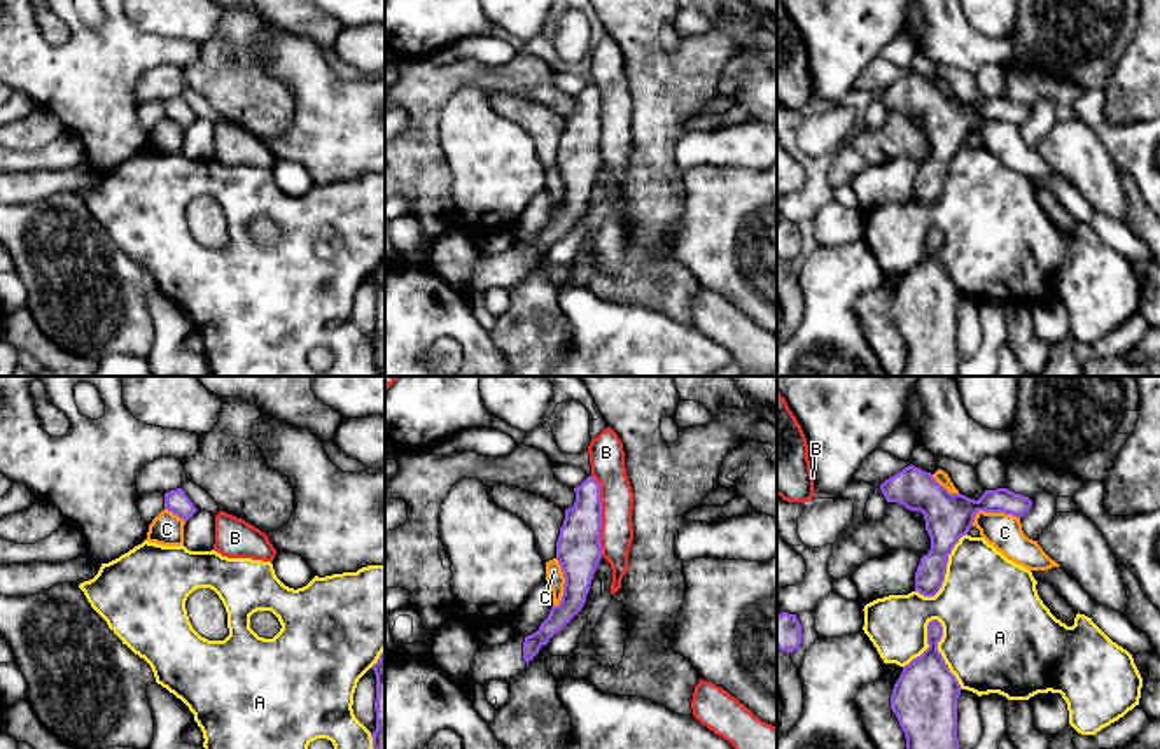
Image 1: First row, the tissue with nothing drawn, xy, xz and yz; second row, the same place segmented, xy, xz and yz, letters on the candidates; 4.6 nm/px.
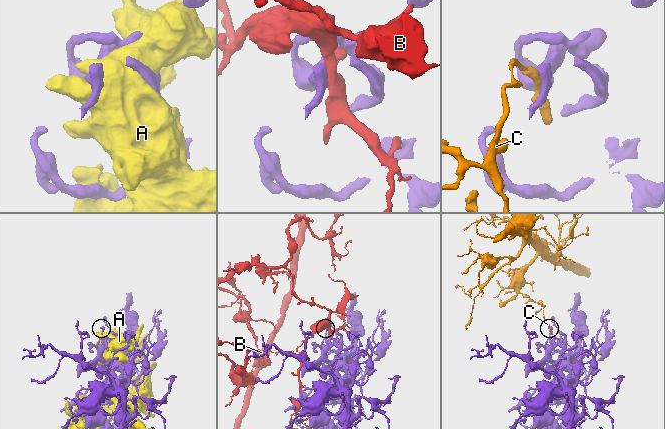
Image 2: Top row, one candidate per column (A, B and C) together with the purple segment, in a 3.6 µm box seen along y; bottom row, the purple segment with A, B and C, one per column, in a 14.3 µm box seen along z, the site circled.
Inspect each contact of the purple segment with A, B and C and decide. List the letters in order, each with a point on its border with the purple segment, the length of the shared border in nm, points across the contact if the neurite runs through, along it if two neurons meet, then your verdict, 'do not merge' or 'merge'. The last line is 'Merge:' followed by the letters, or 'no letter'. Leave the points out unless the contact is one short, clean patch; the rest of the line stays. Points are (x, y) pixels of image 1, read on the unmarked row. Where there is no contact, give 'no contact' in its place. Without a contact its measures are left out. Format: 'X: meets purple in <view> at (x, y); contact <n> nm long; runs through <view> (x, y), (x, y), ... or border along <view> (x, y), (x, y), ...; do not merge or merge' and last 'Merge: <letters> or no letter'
A: meets purple in yz at (940, 261); contact 360 nm long; do not merge
B: meets purple in xz at (600, 123); contact 380 nm long; do not merge
C: meets purple in yz at (991, 119); contact 220 nm long; do not merge
Merge: no letter

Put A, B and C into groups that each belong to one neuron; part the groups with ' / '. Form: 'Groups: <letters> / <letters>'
Groups: A / B / C

